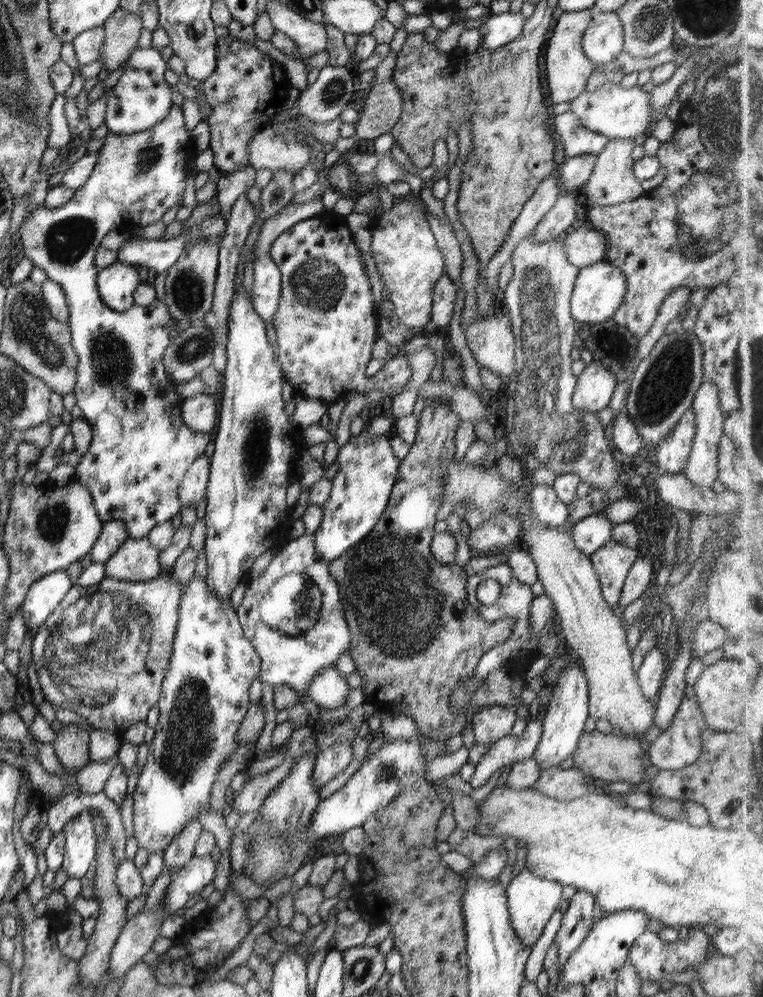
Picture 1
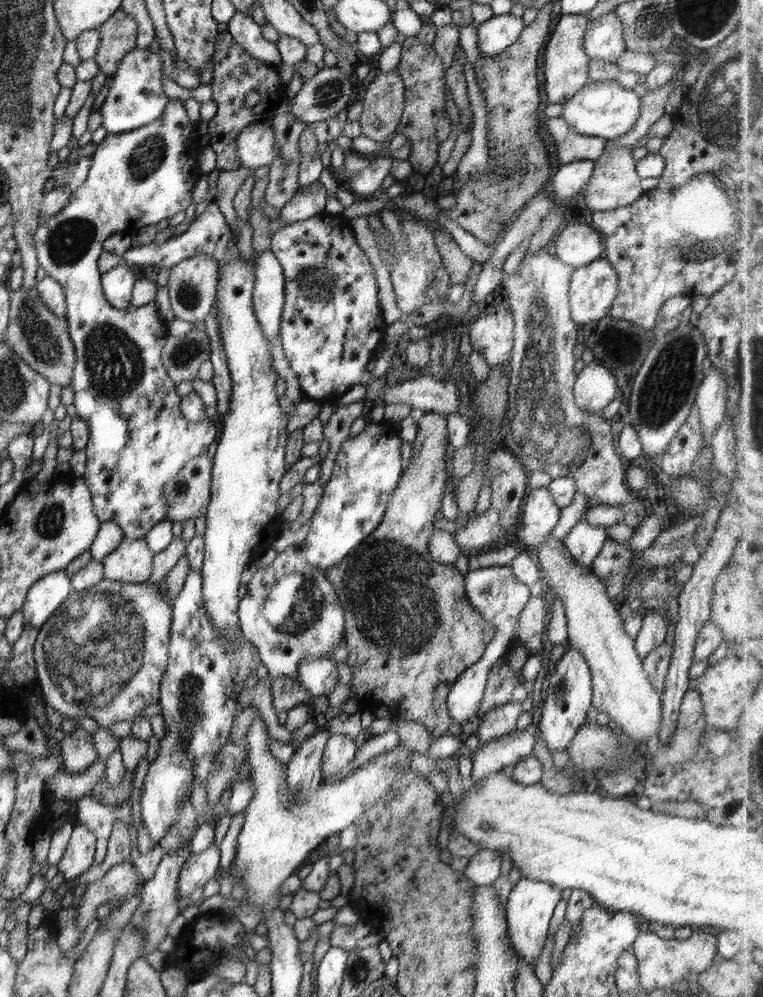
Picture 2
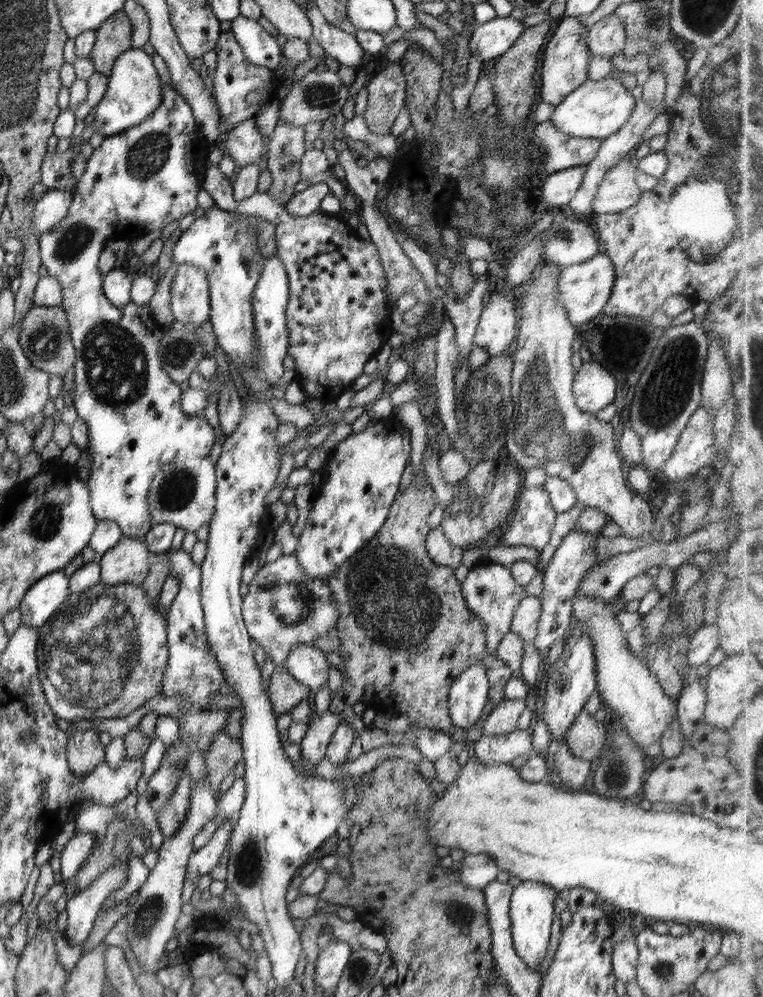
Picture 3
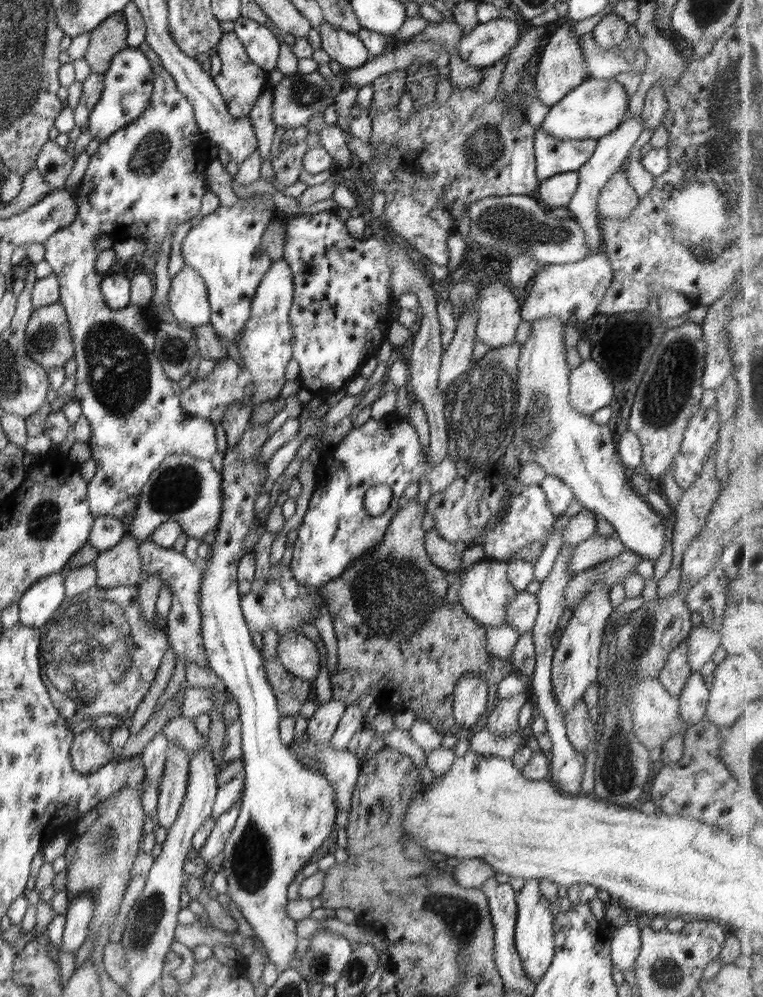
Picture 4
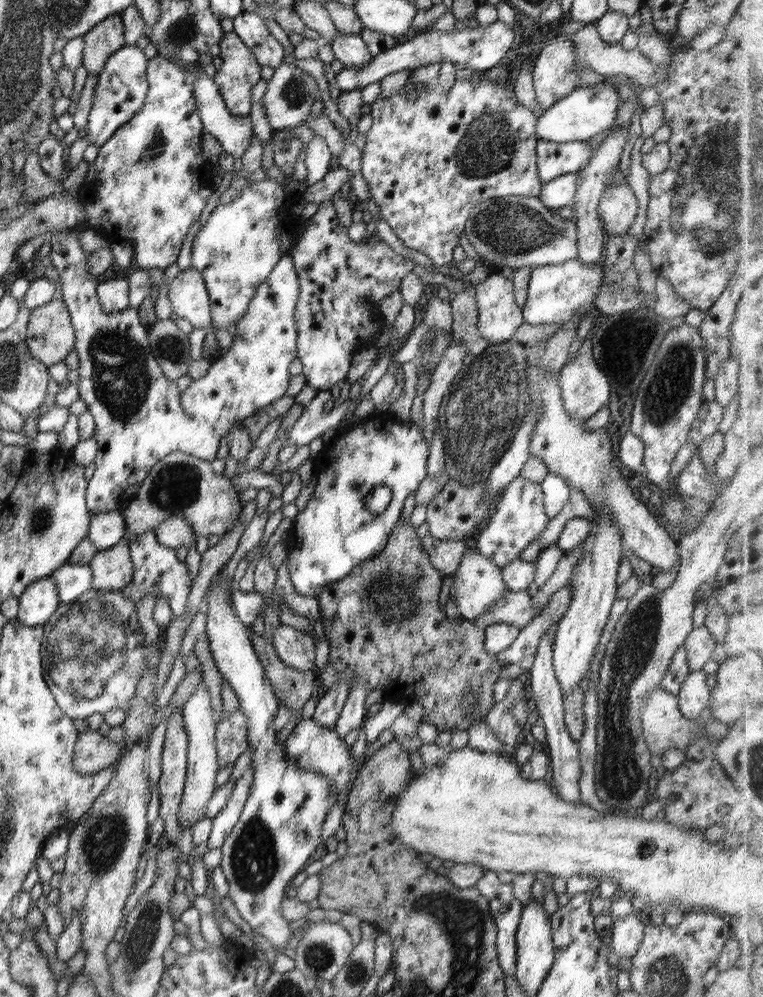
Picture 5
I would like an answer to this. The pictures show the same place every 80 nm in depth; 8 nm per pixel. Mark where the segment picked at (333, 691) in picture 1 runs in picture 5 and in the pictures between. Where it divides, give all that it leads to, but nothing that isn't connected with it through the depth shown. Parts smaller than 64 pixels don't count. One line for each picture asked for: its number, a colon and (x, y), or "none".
2: (319, 676)
3: (307, 664)
4: (297, 653)
5: (296, 649)

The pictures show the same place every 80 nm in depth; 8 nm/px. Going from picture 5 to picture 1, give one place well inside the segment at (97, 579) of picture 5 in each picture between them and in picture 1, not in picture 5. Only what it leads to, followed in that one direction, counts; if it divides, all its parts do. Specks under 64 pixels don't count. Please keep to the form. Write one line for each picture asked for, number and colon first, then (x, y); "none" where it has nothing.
1: (137, 560)
2: (132, 561)
3: (129, 561)
4: (122, 565)

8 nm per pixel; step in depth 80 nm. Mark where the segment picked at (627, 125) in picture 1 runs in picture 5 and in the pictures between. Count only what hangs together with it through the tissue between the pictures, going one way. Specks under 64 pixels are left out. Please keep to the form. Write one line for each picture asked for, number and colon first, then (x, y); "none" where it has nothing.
2: (603, 109)
3: (598, 109)
4: (595, 109)
5: (584, 114)

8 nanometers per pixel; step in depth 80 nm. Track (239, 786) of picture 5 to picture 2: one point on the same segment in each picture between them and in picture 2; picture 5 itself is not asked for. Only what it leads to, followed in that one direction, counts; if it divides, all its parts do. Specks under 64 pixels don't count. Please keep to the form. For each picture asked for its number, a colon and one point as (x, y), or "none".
2: (199, 869)
3: (203, 861)
4: (223, 826)

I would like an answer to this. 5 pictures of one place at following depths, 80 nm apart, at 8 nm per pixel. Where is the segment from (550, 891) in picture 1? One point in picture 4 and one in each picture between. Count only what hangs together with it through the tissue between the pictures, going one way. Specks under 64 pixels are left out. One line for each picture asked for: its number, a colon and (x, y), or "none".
2: (530, 903)
3: (531, 910)
4: (534, 938)

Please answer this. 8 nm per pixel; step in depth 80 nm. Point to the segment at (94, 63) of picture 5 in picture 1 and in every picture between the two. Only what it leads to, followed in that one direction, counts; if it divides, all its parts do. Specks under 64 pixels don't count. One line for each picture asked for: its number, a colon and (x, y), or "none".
1: (122, 30)
2: (118, 34)
3: (114, 36)
4: (108, 38)

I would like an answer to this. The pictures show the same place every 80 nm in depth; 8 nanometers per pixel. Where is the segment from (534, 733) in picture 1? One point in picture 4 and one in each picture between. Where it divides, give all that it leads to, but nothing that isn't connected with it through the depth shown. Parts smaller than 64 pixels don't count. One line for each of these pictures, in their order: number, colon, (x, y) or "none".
2: (508, 750)
3: (501, 749)
4: (485, 742)

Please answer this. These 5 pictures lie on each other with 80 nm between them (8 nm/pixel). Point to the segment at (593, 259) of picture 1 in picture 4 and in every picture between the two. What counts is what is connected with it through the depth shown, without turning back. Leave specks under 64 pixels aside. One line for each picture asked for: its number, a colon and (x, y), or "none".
2: (578, 245)
3: (566, 242)
4: (509, 225)

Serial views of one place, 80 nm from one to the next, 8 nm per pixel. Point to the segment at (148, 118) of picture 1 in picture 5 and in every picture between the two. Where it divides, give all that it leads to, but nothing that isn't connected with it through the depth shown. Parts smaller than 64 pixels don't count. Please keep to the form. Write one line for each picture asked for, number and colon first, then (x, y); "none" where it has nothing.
2: (135, 99)
3: (133, 94)
4: (126, 94)
5: (122, 86)

